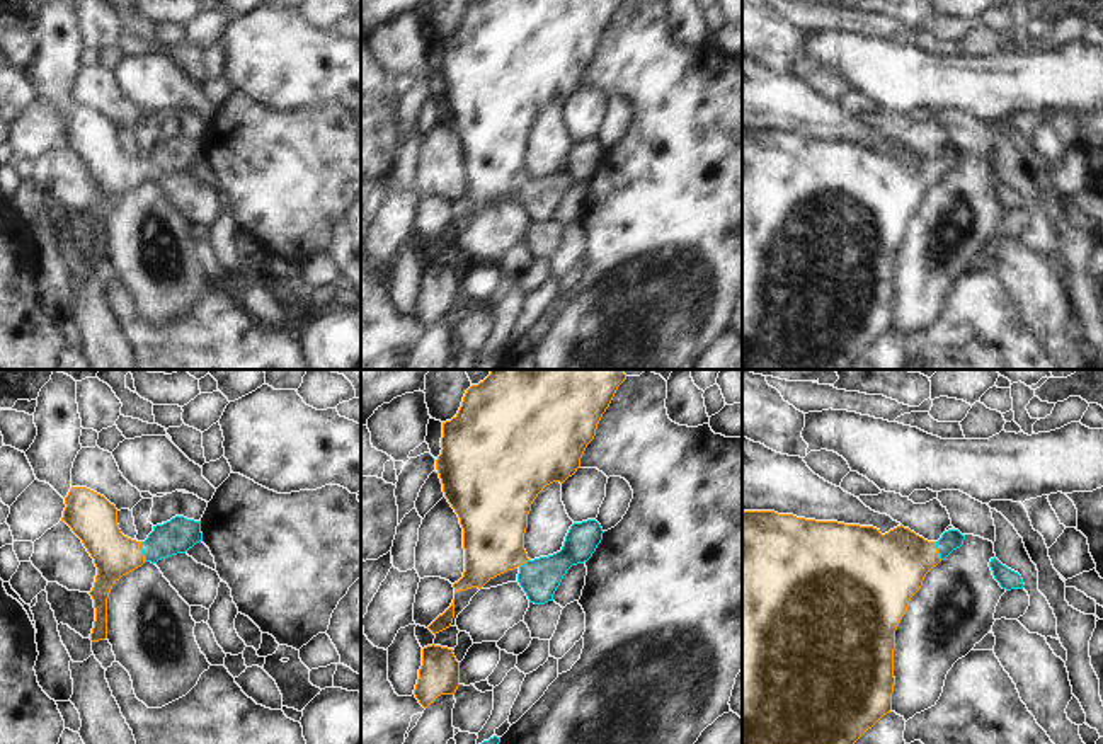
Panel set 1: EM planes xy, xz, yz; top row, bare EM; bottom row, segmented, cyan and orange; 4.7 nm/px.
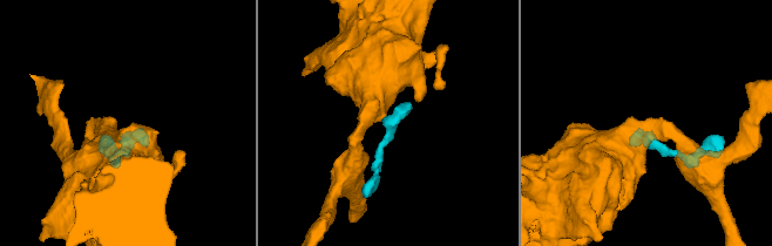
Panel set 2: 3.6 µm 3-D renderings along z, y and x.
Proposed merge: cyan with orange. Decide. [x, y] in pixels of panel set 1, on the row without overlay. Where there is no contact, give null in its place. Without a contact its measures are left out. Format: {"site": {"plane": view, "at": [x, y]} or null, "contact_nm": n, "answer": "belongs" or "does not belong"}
{"site": {"plane": "xy", "at": [143, 171]}, "contact_nm": 100, "answer": "belongs"}

